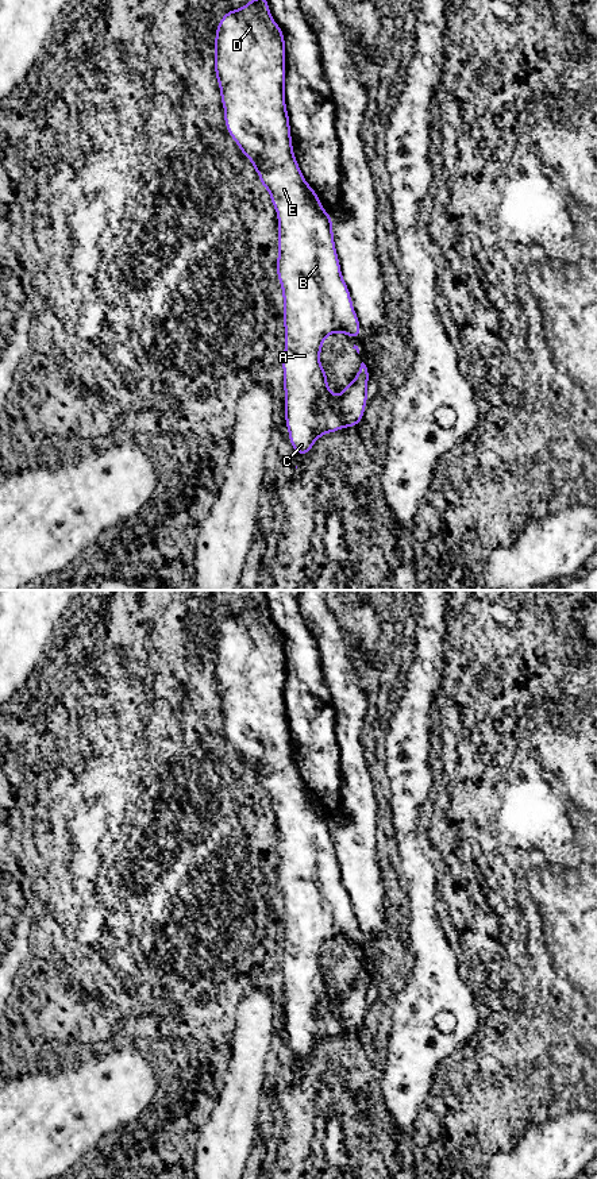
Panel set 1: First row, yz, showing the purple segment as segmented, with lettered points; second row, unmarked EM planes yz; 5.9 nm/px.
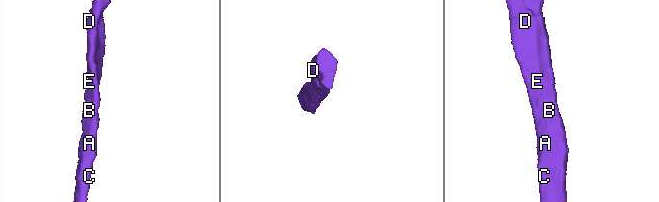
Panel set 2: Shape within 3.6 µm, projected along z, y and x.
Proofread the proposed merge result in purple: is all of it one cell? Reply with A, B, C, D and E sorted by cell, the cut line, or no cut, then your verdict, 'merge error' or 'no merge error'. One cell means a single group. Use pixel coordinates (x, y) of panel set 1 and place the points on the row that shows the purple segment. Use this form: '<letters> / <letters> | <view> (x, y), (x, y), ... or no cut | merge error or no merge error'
A B C D E | no cut | no merge error

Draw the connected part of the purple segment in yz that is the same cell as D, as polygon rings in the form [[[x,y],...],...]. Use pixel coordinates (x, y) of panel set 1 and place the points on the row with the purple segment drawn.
[[[250,0],[244,7],[240,7],[239,9],[230,9],[219,22],[216,27],[216,36],[215,36],[215,74],[219,82],[220,88],[220,97],[224,108],[224,122],[226,128],[230,134],[230,136],[236,142],[239,149],[243,151],[244,158],[251,158],[251,166],[254,170],[259,174],[259,182],[266,188],[270,193],[270,200],[273,207],[277,212],[277,220],[278,220],[278,258],[277,258],[277,277],[282,288],[282,297],[284,297],[284,328],[285,328],[285,350],[282,357],[282,373],[284,373],[284,404],[285,404],[285,423],[289,431],[289,442],[293,450],[298,455],[305,455],[311,452],[313,443],[323,436],[324,434],[336,432],[340,428],[350,428],[353,425],[358,425],[361,420],[363,419],[365,407],[367,402],[367,381],[370,377],[370,373],[366,367],[366,365],[362,362],[359,370],[355,374],[355,379],[350,382],[338,397],[334,396],[334,392],[330,390],[327,385],[327,374],[326,369],[320,365],[320,351],[324,343],[324,339],[328,335],[334,335],[335,332],[343,332],[350,339],[351,338],[359,338],[361,335],[361,324],[358,321],[355,309],[353,307],[350,290],[342,277],[340,271],[340,263],[339,258],[335,250],[335,240],[334,240],[334,232],[332,232],[332,216],[327,213],[321,203],[312,186],[309,186],[300,170],[300,166],[296,161],[296,157],[293,154],[293,145],[292,145],[292,136],[290,136],[290,124],[289,124],[289,115],[286,111],[285,104],[285,76],[286,76],[286,68],[285,68],[285,39],[284,32],[278,27],[278,24],[274,22],[270,11],[267,0]]]

